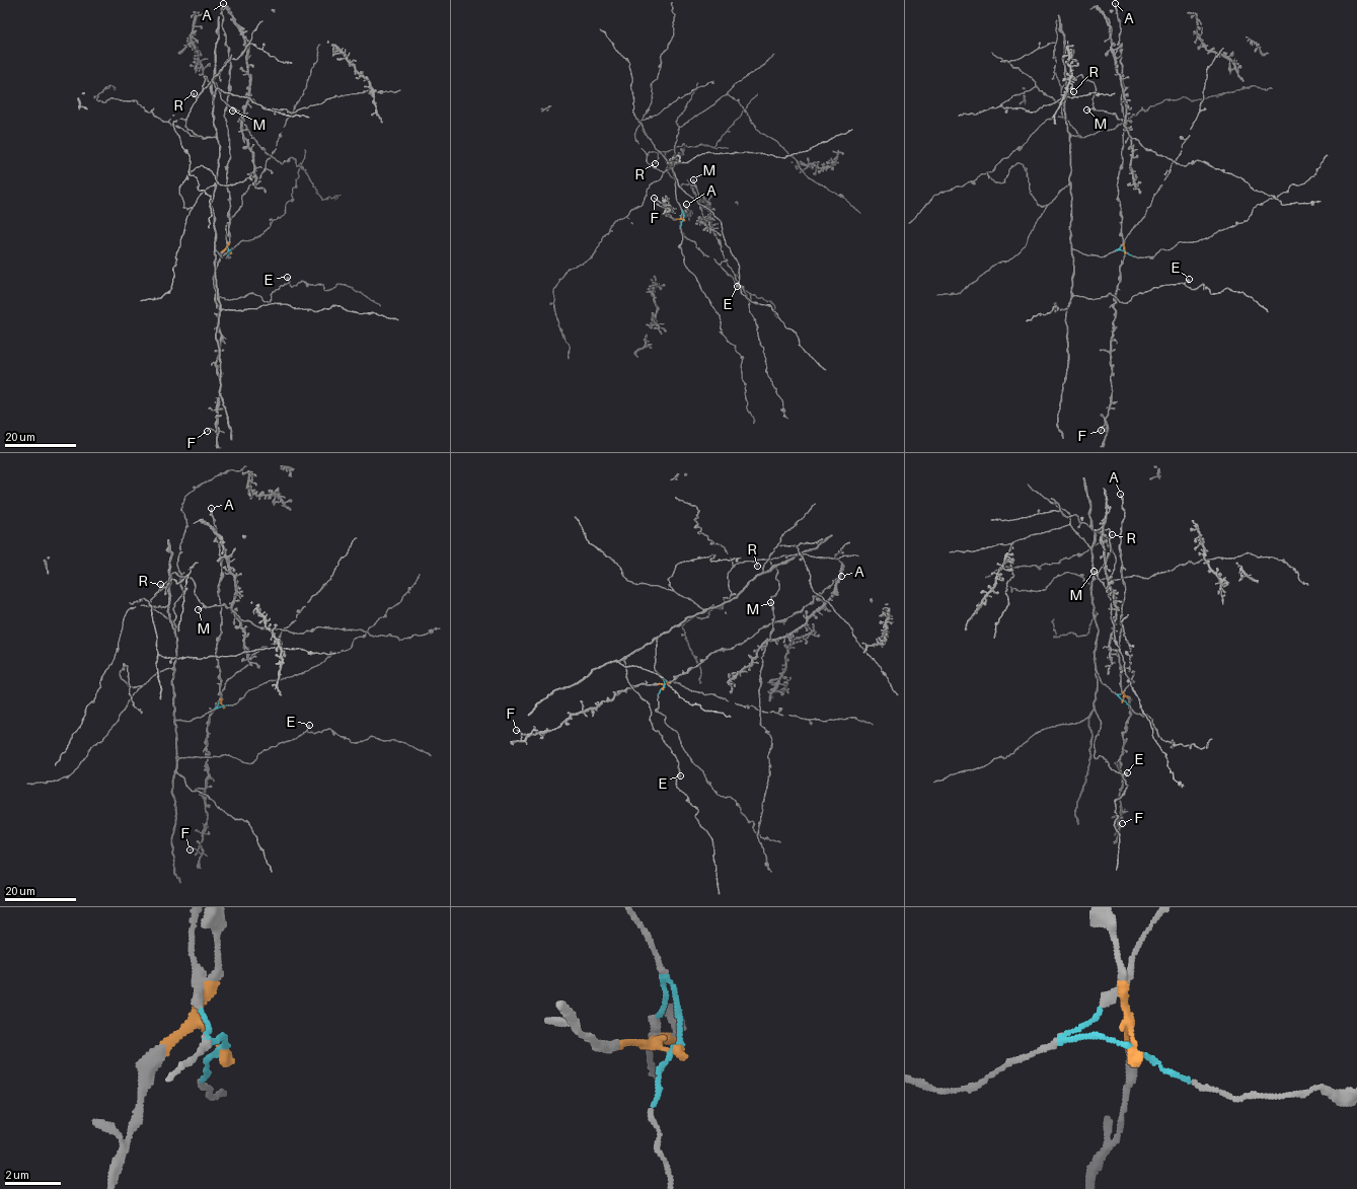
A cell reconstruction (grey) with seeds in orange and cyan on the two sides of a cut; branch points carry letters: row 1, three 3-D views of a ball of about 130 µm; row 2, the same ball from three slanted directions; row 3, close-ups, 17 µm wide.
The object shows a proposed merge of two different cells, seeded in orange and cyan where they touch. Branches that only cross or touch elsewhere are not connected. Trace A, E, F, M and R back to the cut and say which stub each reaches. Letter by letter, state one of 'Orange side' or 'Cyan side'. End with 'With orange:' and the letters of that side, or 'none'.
A: Orange side
E: Cyan side
F: Orange side
M: Cyan side
R: Cyan side
With orange: A, F

